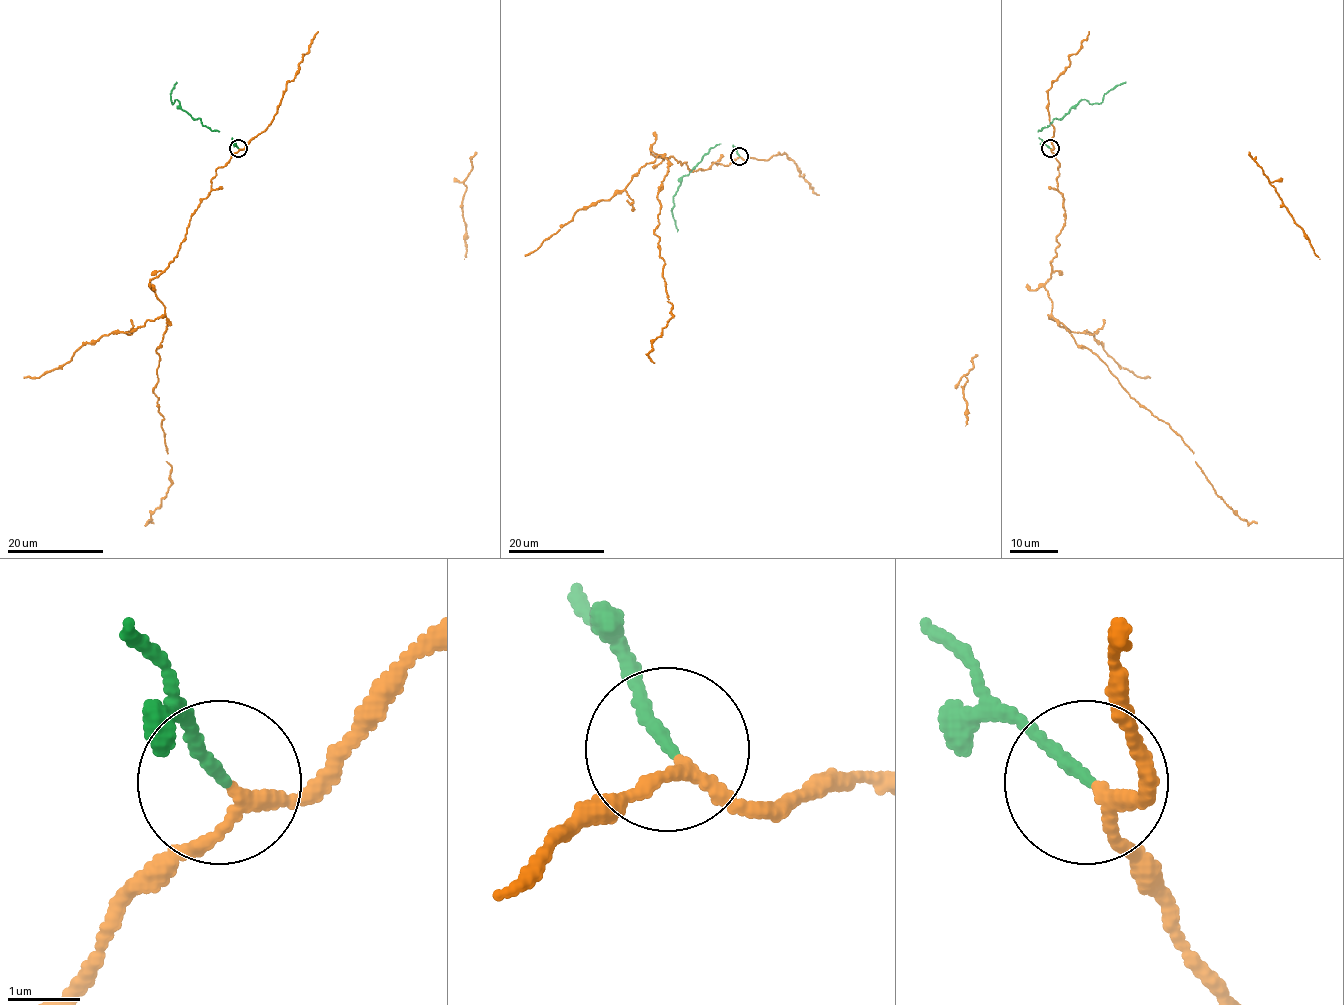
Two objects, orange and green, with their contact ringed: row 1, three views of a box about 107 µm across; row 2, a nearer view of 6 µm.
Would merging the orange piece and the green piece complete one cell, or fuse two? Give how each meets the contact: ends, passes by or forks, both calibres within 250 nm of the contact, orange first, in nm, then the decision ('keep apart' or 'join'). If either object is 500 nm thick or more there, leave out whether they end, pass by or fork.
orange passes by | green ends | 140/140 nm | join

